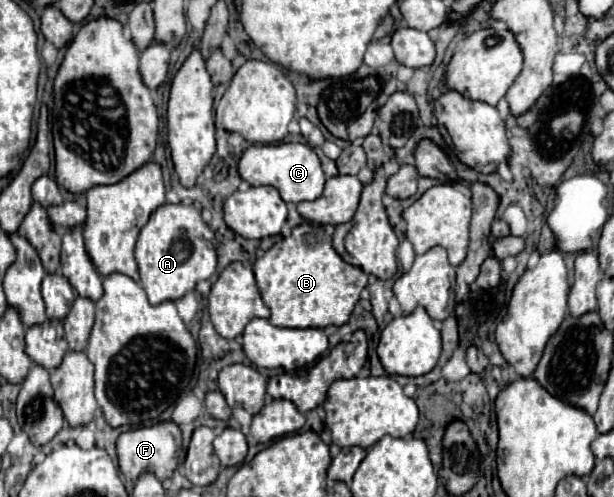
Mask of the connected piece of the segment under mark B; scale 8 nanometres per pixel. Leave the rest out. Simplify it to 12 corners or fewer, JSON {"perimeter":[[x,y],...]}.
{"perimeter":[[317,223],[253,271],[275,327],[349,321],[365,271]]}

